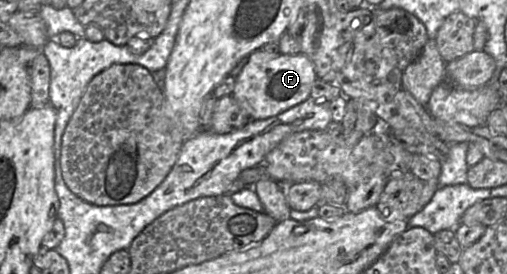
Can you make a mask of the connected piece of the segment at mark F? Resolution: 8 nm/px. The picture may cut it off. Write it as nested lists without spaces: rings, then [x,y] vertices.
[[[255,50],[235,79],[232,97],[251,120],[262,120],[278,115],[303,102],[310,95],[316,74],[312,61],[302,53],[295,55],[269,54]]]

